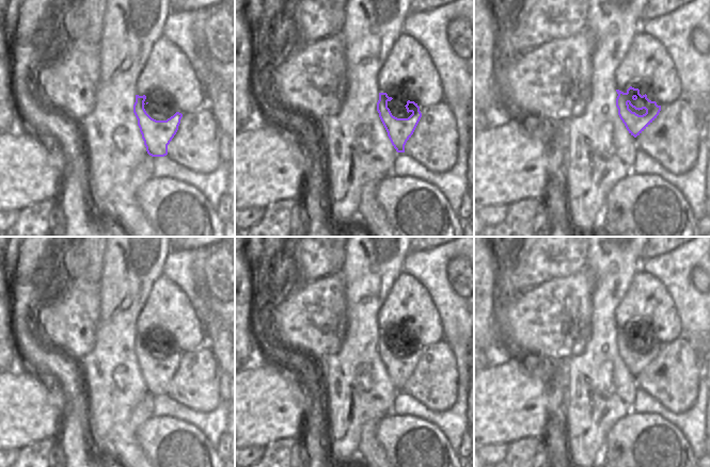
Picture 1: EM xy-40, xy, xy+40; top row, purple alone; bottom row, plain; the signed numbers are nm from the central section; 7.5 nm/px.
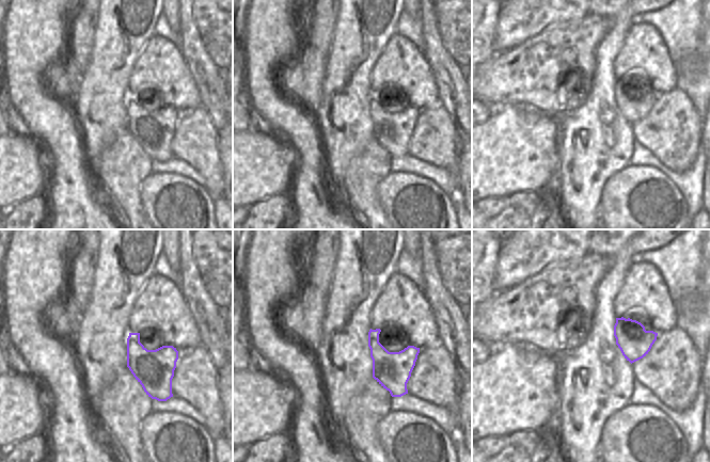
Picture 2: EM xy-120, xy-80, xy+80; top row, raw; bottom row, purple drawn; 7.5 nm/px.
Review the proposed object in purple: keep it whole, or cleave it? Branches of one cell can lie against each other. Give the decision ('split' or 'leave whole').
leave whole

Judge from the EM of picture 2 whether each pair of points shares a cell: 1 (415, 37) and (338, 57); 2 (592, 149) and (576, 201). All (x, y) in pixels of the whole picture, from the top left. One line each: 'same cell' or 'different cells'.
1: different cells
2: same cell

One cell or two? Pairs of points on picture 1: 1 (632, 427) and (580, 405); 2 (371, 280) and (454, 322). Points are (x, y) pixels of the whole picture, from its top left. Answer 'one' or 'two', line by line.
1: two
2: two

